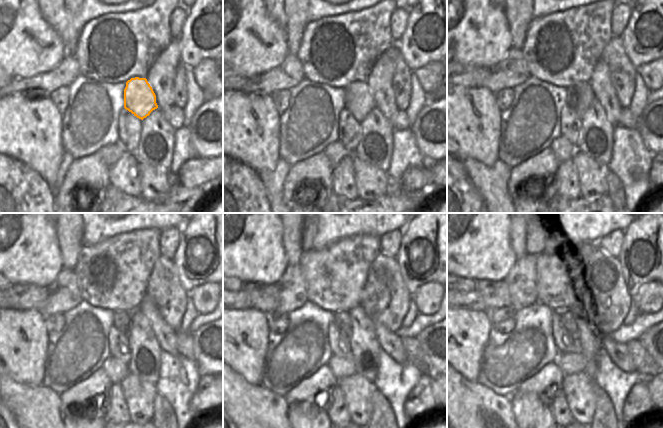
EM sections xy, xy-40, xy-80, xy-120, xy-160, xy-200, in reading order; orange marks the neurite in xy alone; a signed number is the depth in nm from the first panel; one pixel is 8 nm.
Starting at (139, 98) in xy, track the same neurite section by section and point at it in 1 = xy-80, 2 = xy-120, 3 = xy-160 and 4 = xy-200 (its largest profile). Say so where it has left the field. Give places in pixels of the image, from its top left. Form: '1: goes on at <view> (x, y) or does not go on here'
1: goes on at xy-80 (580, 97)
2: goes on at xy-120 (122, 320)
3: goes on at xy-160 (342, 318)
4: goes on at xy-200 (567, 322)

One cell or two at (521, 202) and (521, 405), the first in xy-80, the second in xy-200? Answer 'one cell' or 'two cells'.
one cell

